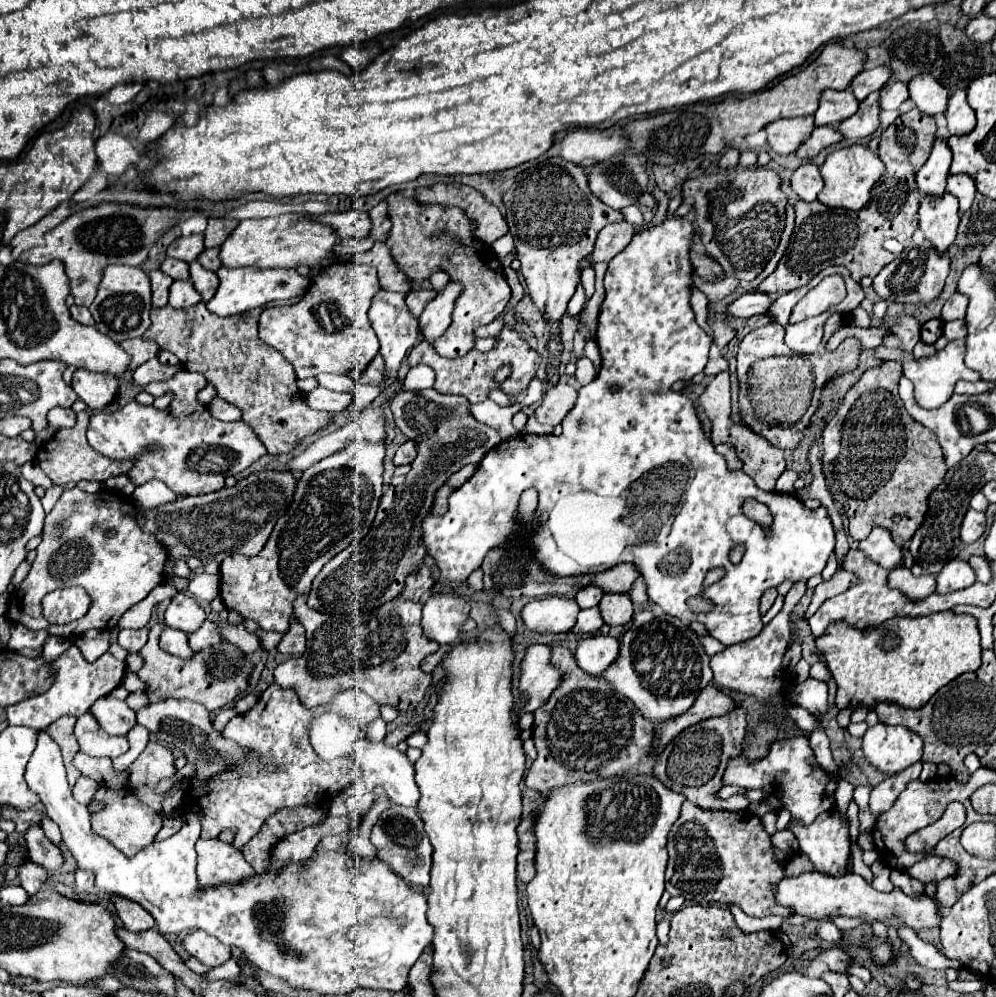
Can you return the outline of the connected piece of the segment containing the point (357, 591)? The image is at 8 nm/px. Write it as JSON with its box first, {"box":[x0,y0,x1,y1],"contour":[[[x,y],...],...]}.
{"box":[308,389,500,613],"contour":[[[434,389],[426,391],[394,391],[388,397],[388,405],[392,409],[396,427],[404,433],[406,439],[416,441],[416,459],[410,463],[410,473],[406,475],[406,481],[400,487],[394,487],[392,491],[386,491],[380,499],[380,507],[374,519],[374,525],[370,527],[368,535],[356,543],[352,543],[346,551],[338,553],[334,559],[330,559],[320,575],[312,583],[312,591],[308,597],[308,607],[324,611],[324,613],[350,613],[350,611],[372,611],[378,609],[382,603],[392,601],[404,587],[406,577],[422,563],[426,555],[426,547],[422,543],[422,519],[430,513],[434,505],[434,495],[438,487],[442,487],[452,473],[462,469],[468,463],[480,463],[480,459],[500,443],[500,435],[478,423],[470,411],[468,401],[458,395],[442,395]]]}

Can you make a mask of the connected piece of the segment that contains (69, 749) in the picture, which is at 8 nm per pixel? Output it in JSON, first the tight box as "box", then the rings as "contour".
{"box":[46,715,80,785],"contour":[[[66,715],[62,719],[58,719],[54,725],[50,725],[46,731],[50,733],[50,737],[60,745],[62,749],[62,757],[64,757],[64,767],[68,771],[68,783],[74,785],[76,779],[80,777],[80,771],[74,767],[72,759],[74,755],[78,753],[78,741],[74,737],[74,723],[76,723],[76,717],[72,715]]]}

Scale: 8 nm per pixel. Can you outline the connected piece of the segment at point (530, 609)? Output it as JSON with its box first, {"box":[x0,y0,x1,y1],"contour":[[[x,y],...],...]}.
{"box":[522,597,578,633],"contour":[[[546,597],[530,601],[522,609],[524,625],[536,633],[568,633],[578,617],[576,599],[566,597]]]}

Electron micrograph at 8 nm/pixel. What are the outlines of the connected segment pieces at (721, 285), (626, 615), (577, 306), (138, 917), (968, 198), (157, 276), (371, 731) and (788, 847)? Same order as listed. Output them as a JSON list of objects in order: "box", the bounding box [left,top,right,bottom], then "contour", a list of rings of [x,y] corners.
[{"box":[694,273,740,303],"contour":[[[694,273],[694,283],[708,297],[708,301],[716,303],[716,301],[726,299],[728,295],[732,295],[736,291],[736,287],[738,287],[740,281],[736,277],[726,277],[726,279],[718,279],[716,283],[702,283],[700,277]]]},{"box":[598,593,632,625],"contour":[[[606,593],[598,607],[606,625],[626,625],[632,621],[632,601],[628,595]]]},{"box":[566,282,586,316],"contour":[[[580,282],[576,289],[576,293],[573,295],[572,299],[568,303],[566,314],[569,316],[574,316],[580,313],[585,304],[585,301],[586,296]]]},{"box":[110,895,154,931],"contour":[[[110,895],[116,913],[128,931],[146,931],[154,927],[154,919],[148,911],[138,907],[138,903],[130,903],[130,899],[122,899],[118,895]]]},{"box":[946,175,976,213],"contour":[[[950,175],[946,191],[960,199],[960,213],[964,213],[970,209],[976,195],[974,179],[970,179],[970,175]]]},{"box":[148,271,172,307],"contour":[[[150,271],[148,277],[152,283],[152,305],[154,307],[168,305],[168,289],[172,285],[172,279],[162,271]]]},{"box":[368,717,386,742],"contour":[[[378,717],[368,725],[368,738],[370,741],[380,742],[386,737],[386,723]]]},{"box":[772,831,798,855],"contour":[[[778,831],[776,835],[772,835],[772,843],[780,851],[784,851],[786,855],[792,855],[792,853],[798,851],[798,841],[796,841],[796,837],[790,831]]]}]

